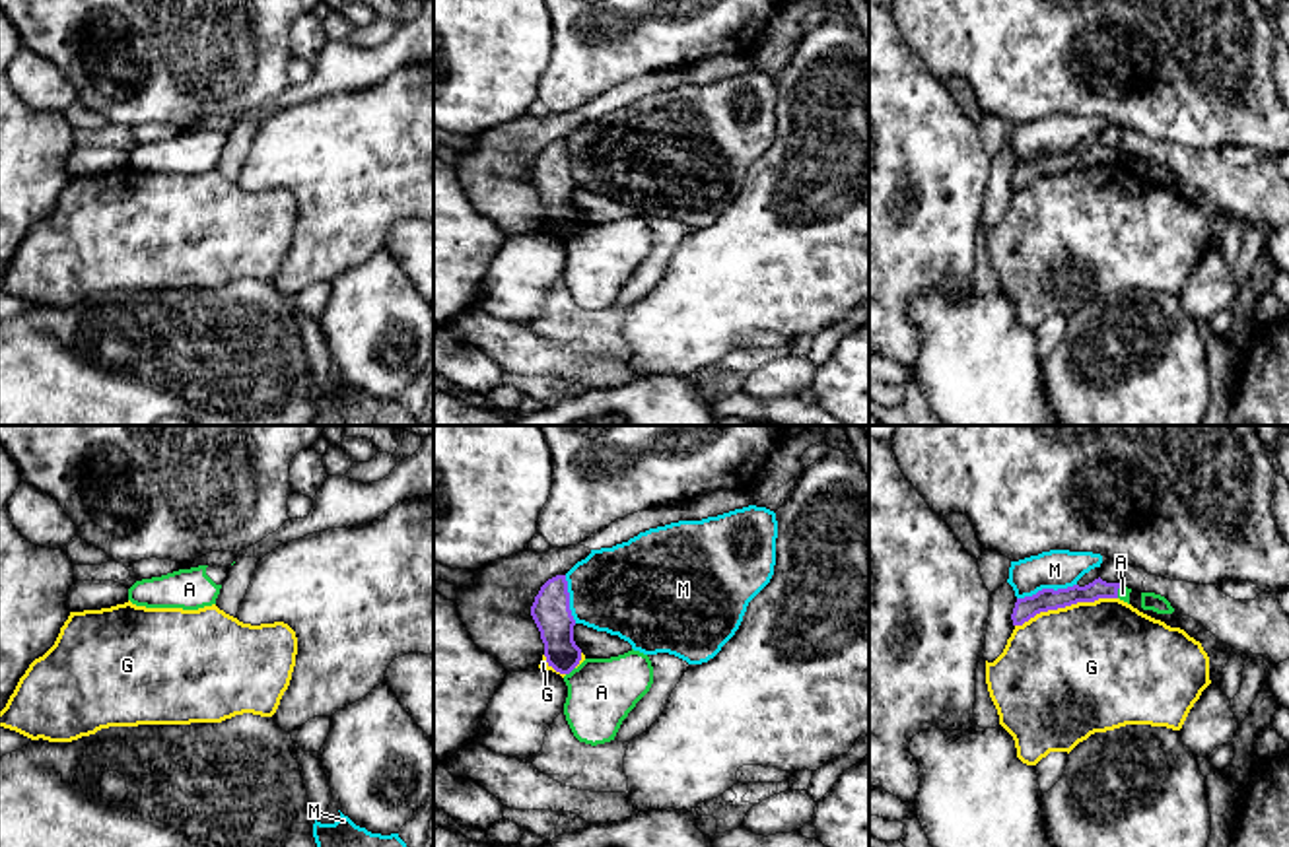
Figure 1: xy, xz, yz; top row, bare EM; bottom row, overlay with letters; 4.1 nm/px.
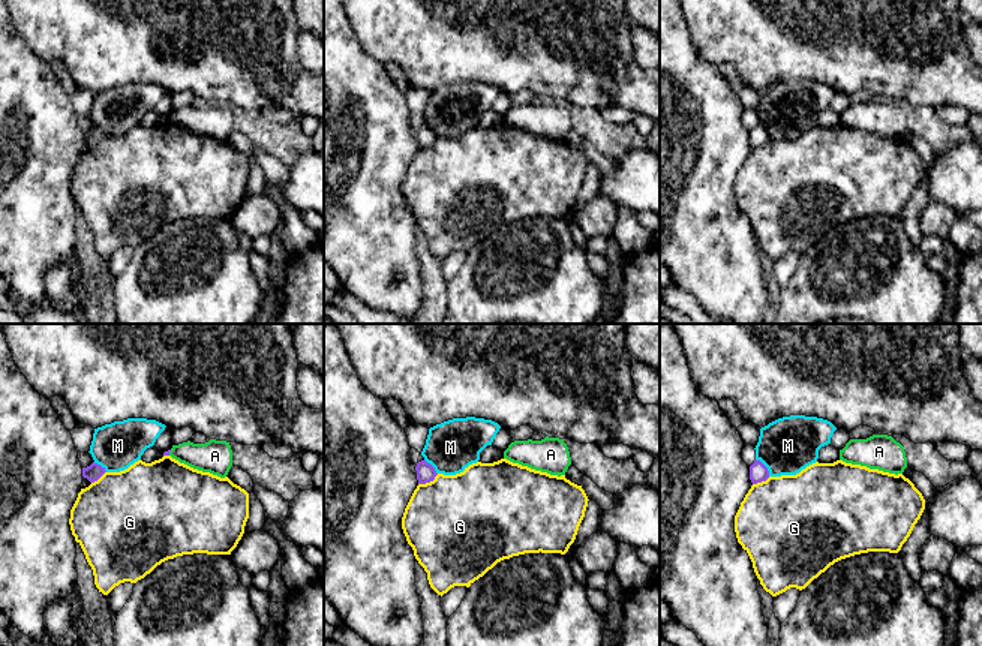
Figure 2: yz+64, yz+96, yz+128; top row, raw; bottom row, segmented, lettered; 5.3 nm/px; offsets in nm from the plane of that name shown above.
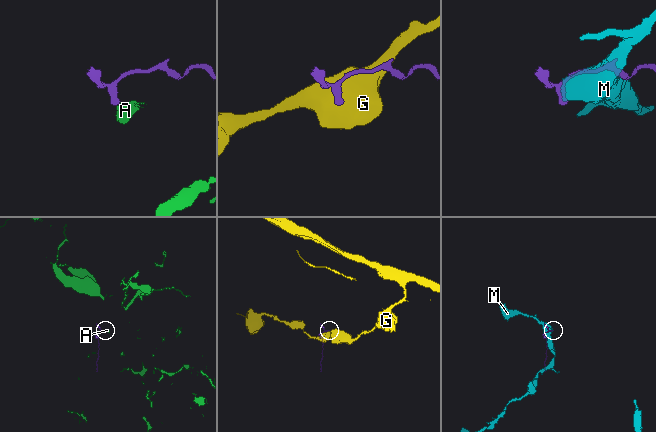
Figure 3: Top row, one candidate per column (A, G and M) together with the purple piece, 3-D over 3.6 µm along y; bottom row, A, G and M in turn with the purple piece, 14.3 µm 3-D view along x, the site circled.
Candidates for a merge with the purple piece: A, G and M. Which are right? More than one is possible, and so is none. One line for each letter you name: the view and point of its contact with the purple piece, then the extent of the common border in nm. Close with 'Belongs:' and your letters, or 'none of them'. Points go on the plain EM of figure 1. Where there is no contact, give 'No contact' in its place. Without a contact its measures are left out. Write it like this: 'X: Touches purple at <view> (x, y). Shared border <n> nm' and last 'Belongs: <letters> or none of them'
Belongs: none of them

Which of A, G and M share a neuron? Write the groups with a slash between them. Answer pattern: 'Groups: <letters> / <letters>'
Groups: A / G / M

